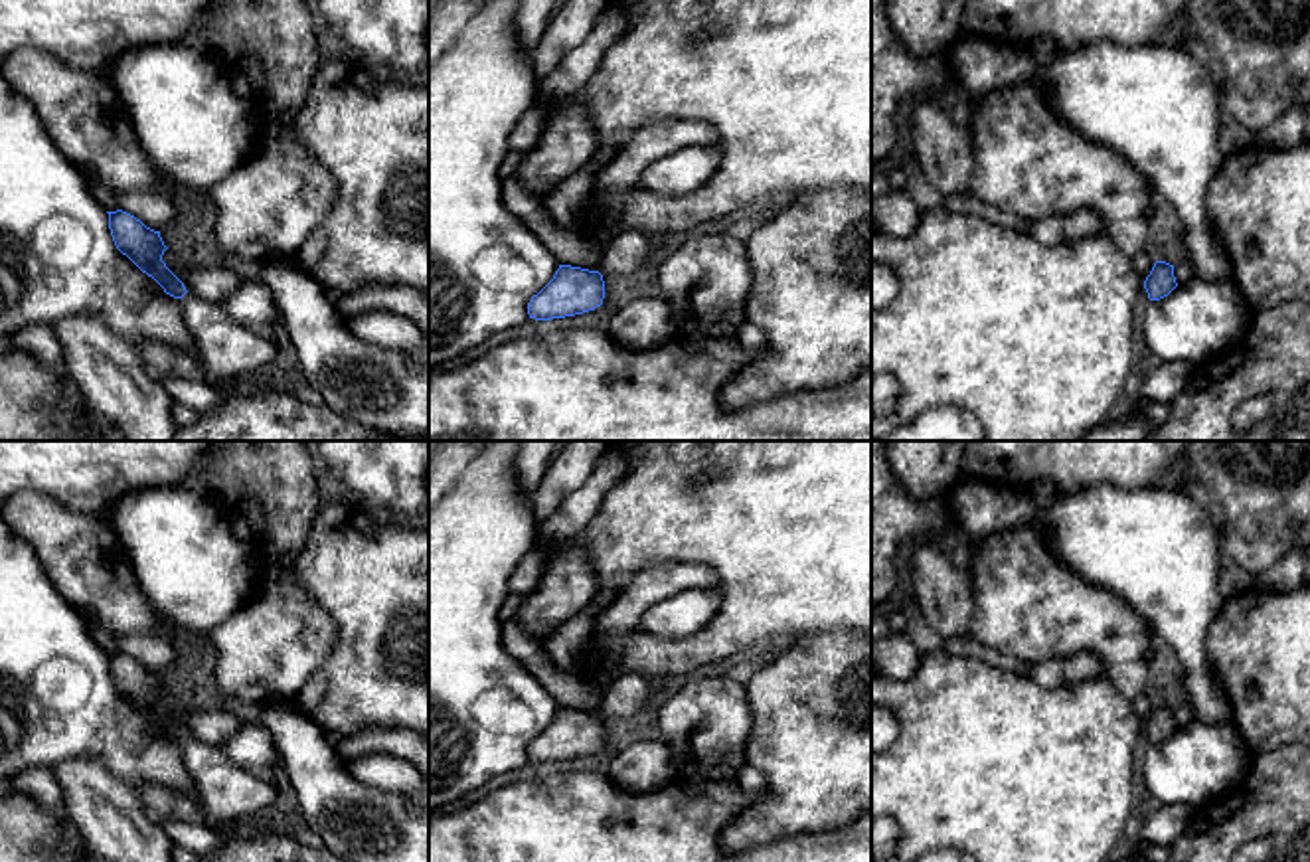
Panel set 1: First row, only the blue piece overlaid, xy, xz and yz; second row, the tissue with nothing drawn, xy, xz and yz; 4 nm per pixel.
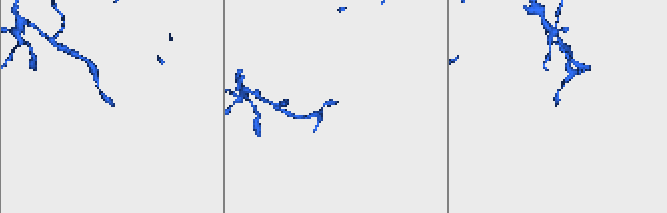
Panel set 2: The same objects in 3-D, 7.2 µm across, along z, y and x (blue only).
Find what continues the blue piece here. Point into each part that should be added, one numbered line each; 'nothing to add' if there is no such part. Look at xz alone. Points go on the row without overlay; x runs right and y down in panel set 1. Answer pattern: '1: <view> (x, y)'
nothing to add

